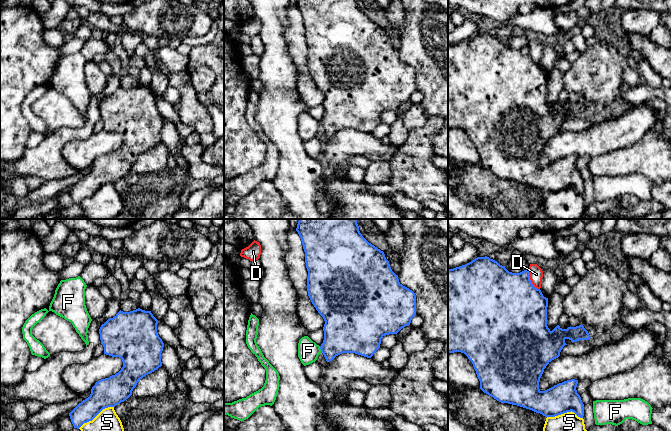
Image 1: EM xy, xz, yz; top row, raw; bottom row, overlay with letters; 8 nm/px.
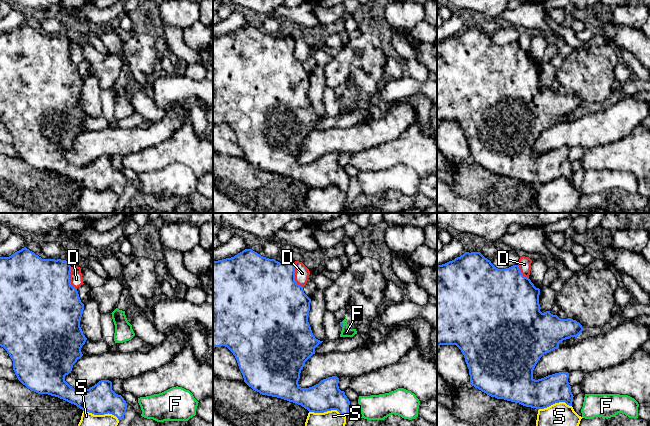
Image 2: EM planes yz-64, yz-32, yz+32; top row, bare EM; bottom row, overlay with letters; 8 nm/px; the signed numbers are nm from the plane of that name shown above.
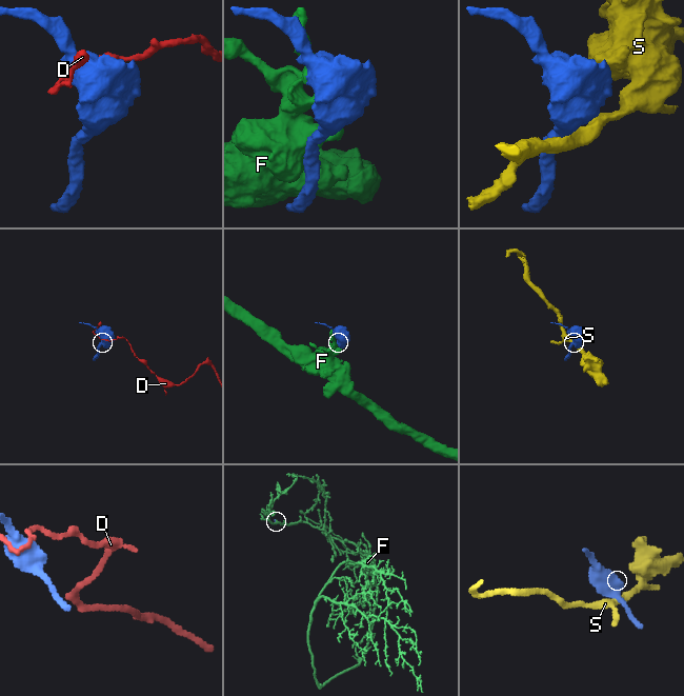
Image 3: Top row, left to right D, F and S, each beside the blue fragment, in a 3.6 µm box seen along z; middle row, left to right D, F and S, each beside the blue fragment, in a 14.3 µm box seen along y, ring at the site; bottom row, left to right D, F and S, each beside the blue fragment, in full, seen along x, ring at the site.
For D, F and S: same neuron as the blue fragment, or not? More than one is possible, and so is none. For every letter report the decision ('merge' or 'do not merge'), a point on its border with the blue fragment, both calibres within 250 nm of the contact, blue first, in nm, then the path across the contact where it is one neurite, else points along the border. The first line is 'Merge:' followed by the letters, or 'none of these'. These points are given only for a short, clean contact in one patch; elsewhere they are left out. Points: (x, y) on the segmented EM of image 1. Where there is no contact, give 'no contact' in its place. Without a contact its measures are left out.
Merge: none of these
D: do not merge; contact yz (530, 280); calibres 480 and 110 nm
F: do not merge; contact xz (320, 348); calibres 360 and 180 nm; border xz (319, 346), (321, 352)
S: do not merge; contact yz (565, 412); calibres 240 and 150 nm; border yz (547, 416), (557, 416), (573, 411), (582, 418)

